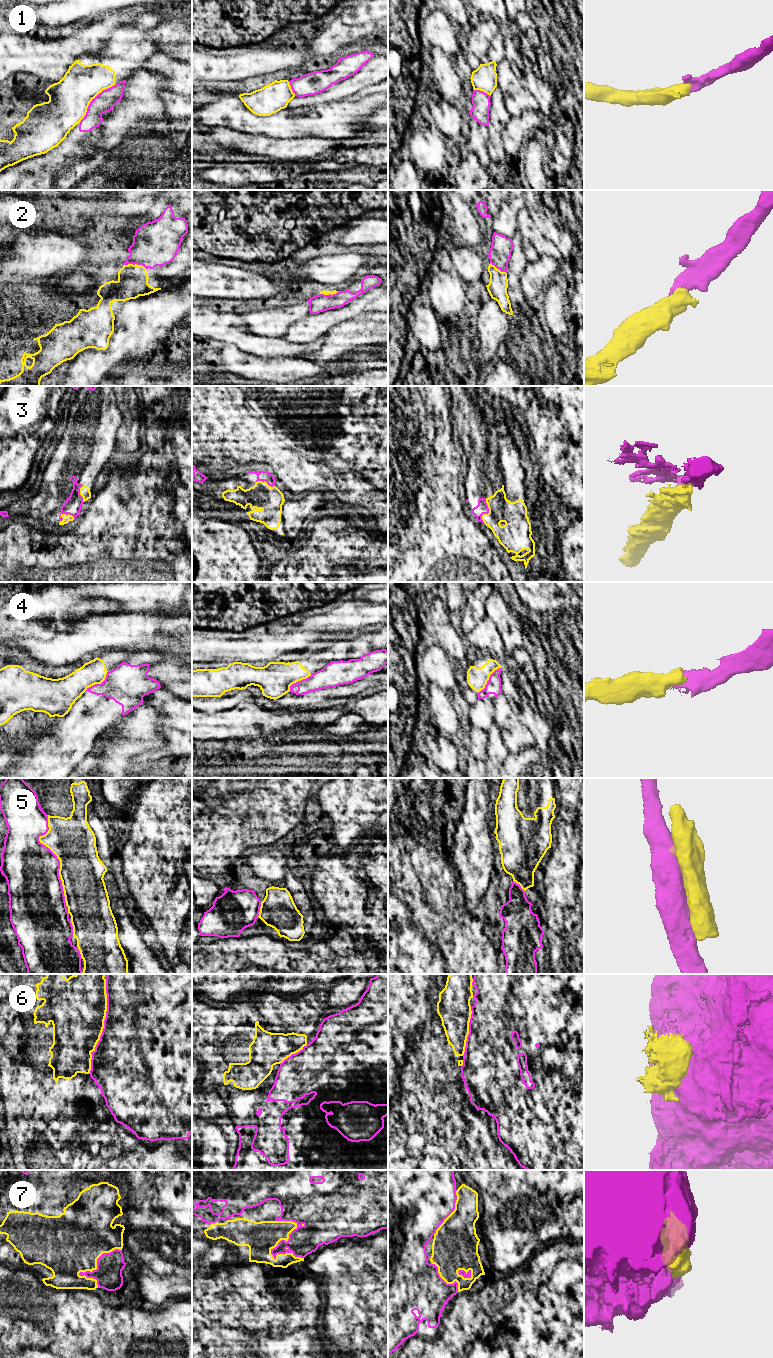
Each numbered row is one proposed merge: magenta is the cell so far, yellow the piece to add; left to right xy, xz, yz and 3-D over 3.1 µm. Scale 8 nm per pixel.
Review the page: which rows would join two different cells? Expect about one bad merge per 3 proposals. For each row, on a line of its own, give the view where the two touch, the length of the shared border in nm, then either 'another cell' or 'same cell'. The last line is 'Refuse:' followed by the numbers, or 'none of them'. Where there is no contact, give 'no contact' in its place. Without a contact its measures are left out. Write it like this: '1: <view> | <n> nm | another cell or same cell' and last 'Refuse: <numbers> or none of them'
1: xy | 420 nm | another cell
2: xy | 190 nm | same cell
3: yz | 200 nm | same cell
4: yz | 300 nm | another cell
5: xy | 750 nm | another cell
6: xy | 750 nm | another cell
7: xz | 380 nm | same cell
Refuse: 1, 4, 5, 6

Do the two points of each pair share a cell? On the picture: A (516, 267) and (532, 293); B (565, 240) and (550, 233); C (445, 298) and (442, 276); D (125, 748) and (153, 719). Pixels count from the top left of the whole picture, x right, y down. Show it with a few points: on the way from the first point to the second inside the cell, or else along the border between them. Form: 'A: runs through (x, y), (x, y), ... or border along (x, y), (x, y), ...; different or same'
A: border along (528, 262), (520, 277), (520, 289), (524, 298); different
B: runs through (561, 237), (554, 233); same
C: runs through (445, 293), (442, 281); same
D: runs through (131, 741), (146, 726); same

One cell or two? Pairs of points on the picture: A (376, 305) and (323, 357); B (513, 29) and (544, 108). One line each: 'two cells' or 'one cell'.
A: two cells
B: two cells

